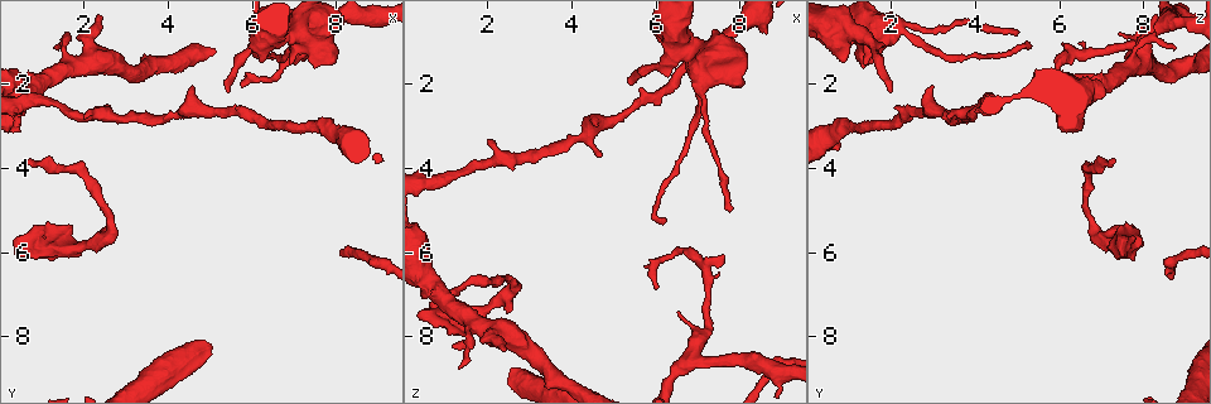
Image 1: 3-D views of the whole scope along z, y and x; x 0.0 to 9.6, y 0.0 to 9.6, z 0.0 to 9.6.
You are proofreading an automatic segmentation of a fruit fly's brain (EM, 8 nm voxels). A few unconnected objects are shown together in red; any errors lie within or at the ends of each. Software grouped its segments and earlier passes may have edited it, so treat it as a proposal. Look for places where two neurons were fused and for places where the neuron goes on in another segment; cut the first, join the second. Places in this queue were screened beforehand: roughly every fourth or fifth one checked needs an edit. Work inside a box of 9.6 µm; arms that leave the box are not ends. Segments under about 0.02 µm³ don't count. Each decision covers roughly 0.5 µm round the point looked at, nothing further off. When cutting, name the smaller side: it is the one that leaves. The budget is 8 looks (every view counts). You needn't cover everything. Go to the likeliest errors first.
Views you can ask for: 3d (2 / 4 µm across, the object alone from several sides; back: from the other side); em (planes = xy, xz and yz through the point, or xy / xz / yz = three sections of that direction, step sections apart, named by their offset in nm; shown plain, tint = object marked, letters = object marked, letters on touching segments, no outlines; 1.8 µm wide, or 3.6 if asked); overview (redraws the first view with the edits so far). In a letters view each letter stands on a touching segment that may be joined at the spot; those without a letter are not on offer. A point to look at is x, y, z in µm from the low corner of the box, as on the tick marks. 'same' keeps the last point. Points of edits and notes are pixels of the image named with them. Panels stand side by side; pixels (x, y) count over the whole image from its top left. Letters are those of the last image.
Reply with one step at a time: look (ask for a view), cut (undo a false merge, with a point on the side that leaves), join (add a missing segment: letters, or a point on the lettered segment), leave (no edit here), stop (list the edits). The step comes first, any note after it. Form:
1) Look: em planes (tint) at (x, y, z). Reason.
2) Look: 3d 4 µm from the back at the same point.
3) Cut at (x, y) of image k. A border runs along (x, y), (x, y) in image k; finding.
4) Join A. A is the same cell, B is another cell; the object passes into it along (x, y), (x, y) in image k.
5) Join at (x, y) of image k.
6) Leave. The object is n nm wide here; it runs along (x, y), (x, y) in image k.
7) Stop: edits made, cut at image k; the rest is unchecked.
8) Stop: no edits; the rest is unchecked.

Look: em planes (letters) at (7.70, 1.10, 6.00). Branch stops here.

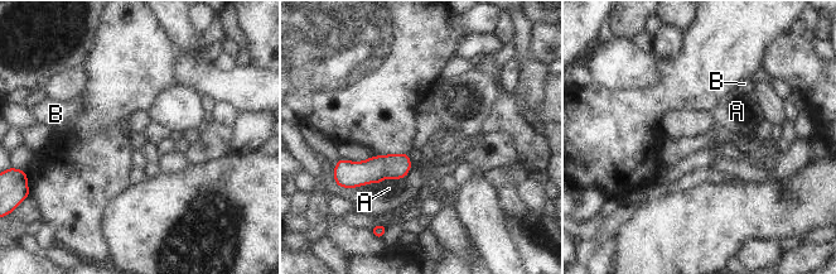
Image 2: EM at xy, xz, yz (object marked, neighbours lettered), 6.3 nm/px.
Leave. The longest contact is with A, 320 nm; A and B are other cells; a border runs along (405, 176), (358, 186) in image 2; none of them fits.

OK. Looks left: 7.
Look: em planes (letters) at (2.60, 5.30, 6.80). Sudden change in width.

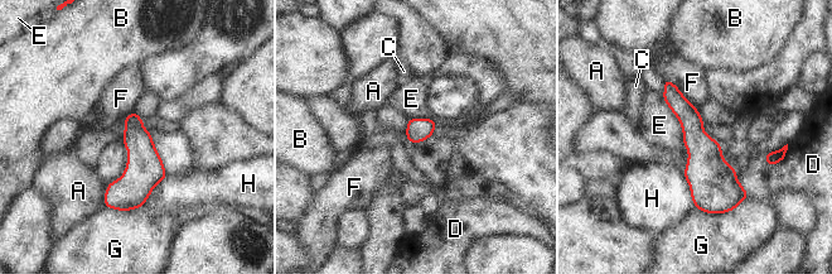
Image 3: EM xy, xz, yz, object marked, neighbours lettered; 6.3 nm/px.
Leave. The object is 140 nm wide here; A, B, C, D, E, F, G and H are other cells; it runs along (668, 85), (705, 154), (712, 208) in image 3; one neuron here.

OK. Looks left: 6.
Look: 3d 2 µm at (1.95, 2.75, 3.85). Sudden change in width.

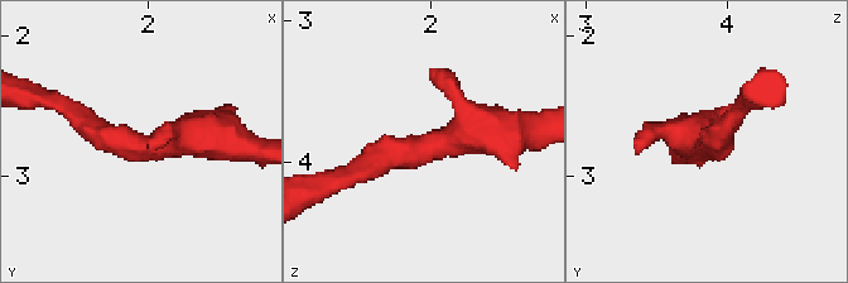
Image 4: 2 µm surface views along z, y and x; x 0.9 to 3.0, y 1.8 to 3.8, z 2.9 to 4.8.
Look: em 3.6 µm planes (plain) at (1.96, 2.76, 3.88). Now the EM.

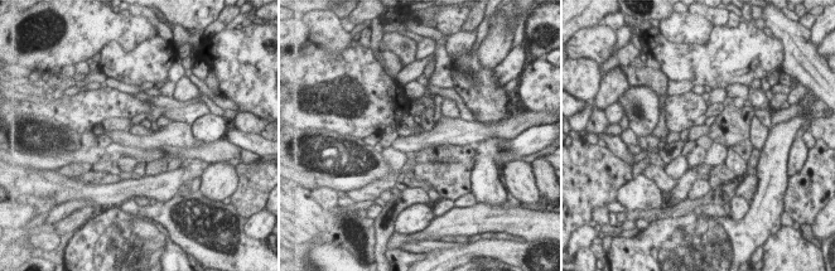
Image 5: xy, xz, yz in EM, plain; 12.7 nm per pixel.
Look: em 3.6 µm planes (letters) at the same point. See the neighbours.

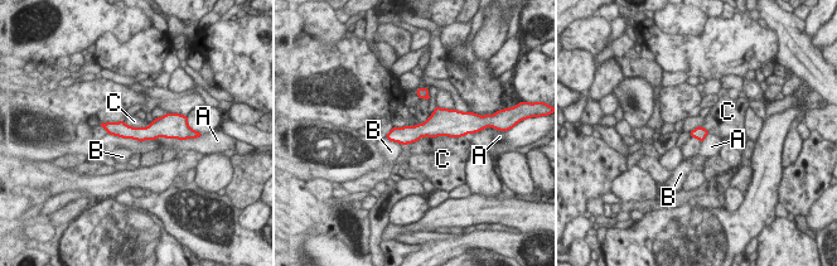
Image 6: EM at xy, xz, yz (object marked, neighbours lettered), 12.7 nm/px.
Leave. A, B and C are other cells; a border runs along (458, 136), (421, 136), (407, 144) in image 6; all the same neuron.

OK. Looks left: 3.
Stop: no edits; the rest is unchecked.

